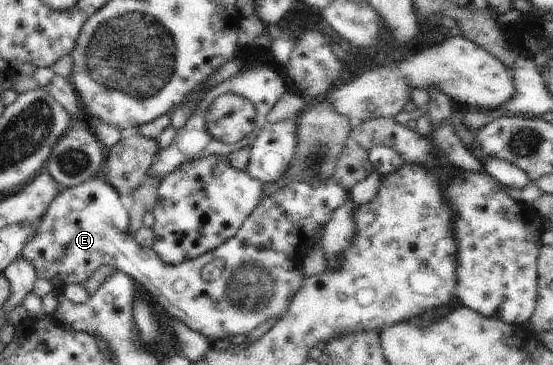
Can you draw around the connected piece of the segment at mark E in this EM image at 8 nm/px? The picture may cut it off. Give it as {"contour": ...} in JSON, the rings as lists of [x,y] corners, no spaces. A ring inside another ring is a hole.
{"contour":[[[99,176],[69,188],[61,188],[35,227],[33,238],[21,249],[19,257],[32,263],[36,275],[51,281],[56,292],[62,291],[67,285],[84,285],[101,265],[114,266],[142,283],[166,313],[205,335],[213,343],[216,339],[248,335],[267,319],[287,312],[291,299],[303,284],[302,259],[314,244],[315,231],[324,227],[331,220],[334,210],[350,197],[350,193],[334,177],[316,186],[300,180],[293,181],[260,201],[238,233],[220,247],[196,259],[171,266],[165,264],[152,248],[139,249],[134,236],[128,233],[129,211],[122,206],[119,195],[114,186]]]}

